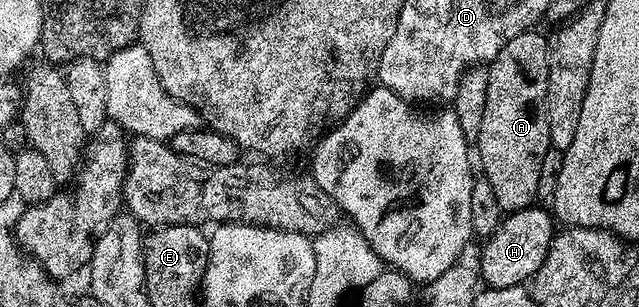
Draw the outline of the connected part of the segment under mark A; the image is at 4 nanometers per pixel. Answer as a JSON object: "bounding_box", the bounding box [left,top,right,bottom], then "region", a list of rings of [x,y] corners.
{"bounding_box":[474,29,553,212],"region":[[[529,29],[518,33],[518,37],[510,37],[506,45],[494,57],[488,67],[489,85],[486,86],[486,107],[481,128],[474,142],[474,151],[480,154],[478,167],[483,178],[490,181],[494,188],[494,197],[498,197],[501,212],[520,211],[523,207],[531,207],[537,202],[538,177],[542,161],[548,150],[553,148],[550,141],[550,121],[548,120],[548,56],[549,36],[539,35],[539,30]]]}

